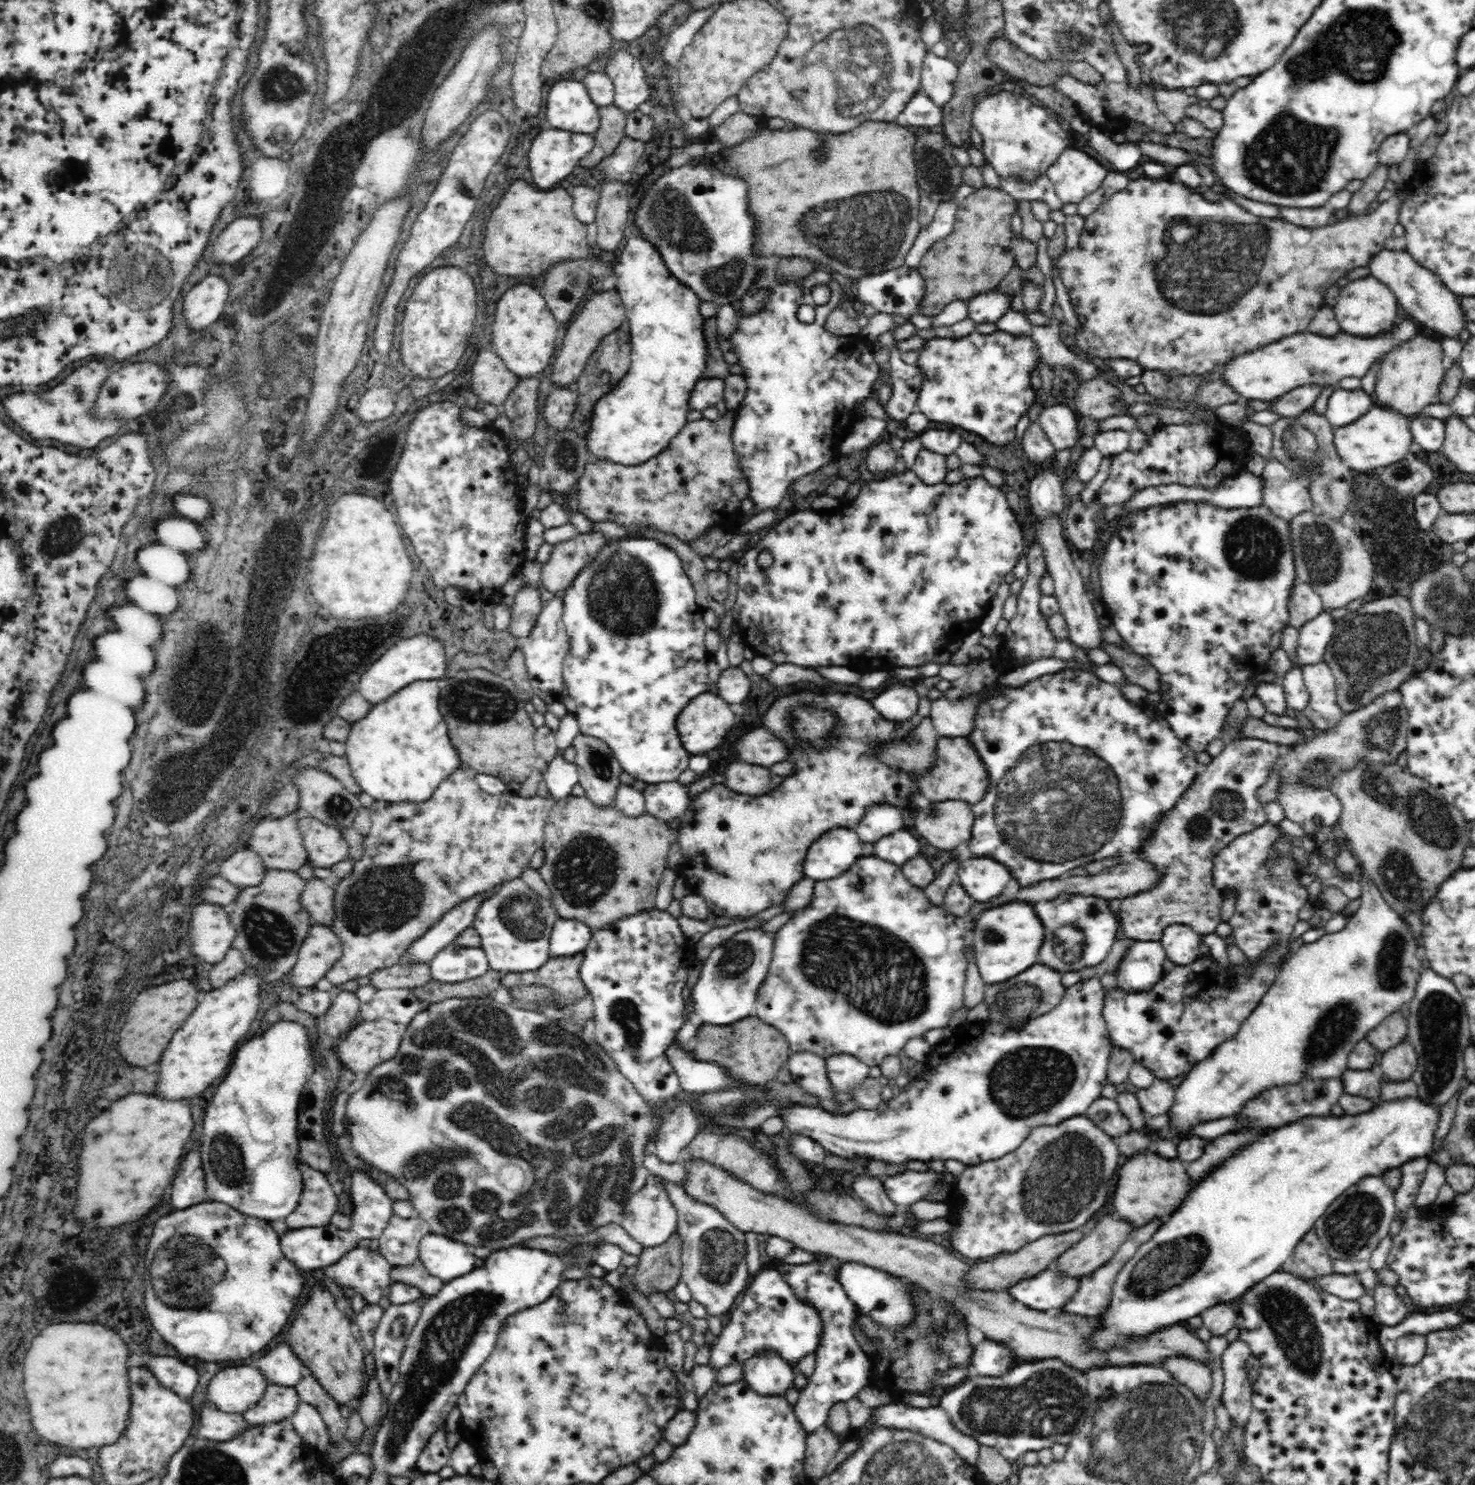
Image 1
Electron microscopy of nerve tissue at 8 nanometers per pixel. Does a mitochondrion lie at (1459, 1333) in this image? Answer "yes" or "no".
no

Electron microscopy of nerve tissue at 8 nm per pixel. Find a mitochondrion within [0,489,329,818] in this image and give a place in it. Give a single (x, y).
(55, 543)

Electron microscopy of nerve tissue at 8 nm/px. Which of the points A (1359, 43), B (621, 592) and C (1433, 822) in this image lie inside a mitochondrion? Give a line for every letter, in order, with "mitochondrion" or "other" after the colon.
A: mitochondrion
B: mitochondrion
C: mitochondrion

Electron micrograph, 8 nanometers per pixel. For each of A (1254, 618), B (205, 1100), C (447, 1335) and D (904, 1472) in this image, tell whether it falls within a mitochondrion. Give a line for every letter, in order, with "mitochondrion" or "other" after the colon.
A: other
B: other
C: mitochondrion
D: mitochondrion

